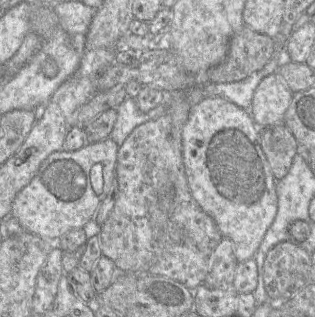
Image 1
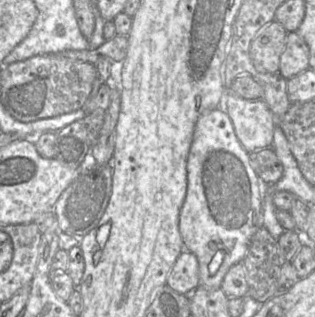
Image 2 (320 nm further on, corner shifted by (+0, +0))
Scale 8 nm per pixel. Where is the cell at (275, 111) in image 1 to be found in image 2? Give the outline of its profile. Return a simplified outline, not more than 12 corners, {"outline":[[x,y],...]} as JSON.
{"outline":[[226,90],[226,113],[243,148],[271,147],[277,121],[263,99]]}

